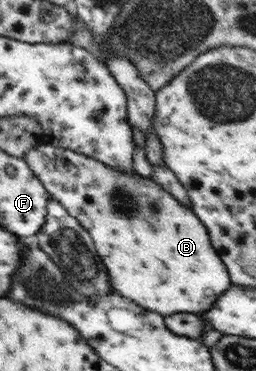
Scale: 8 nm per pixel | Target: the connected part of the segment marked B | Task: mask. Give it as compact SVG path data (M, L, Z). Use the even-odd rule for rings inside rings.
M49 143L32 147L25 160L50 192L50 197L62 202L69 215L89 232L99 257L103 257L103 261L107 261L107 269L111 269L115 291L123 297L131 297L131 301L139 301L143 309L155 309L163 315L201 313L209 311L217 297L233 285L229 270L214 248L206 225L192 208L163 189L153 178L143 177L137 172L117 172L97 158L53 147Z

